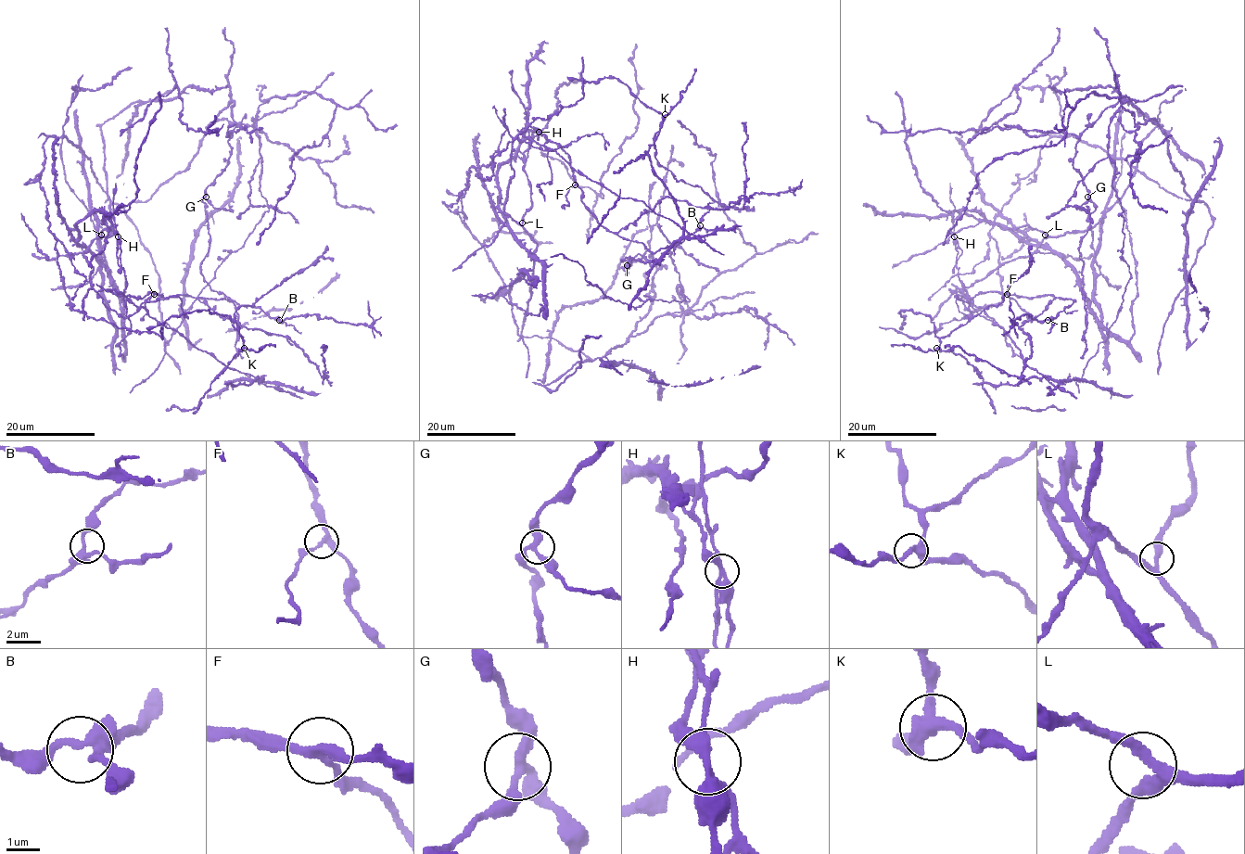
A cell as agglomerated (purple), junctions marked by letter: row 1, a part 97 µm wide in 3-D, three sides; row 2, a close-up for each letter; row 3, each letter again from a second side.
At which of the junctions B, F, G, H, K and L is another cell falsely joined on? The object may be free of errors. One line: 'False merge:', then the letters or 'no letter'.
False merge: H

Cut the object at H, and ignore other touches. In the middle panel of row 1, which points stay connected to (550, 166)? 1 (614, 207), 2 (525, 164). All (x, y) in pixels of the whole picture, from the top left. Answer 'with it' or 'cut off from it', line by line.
1: cut off from it
2: cut off from it

